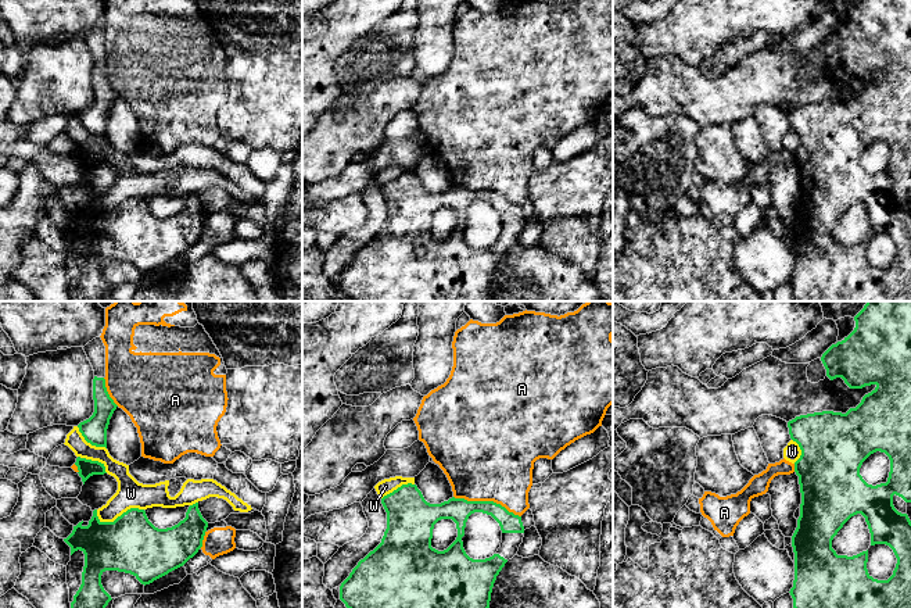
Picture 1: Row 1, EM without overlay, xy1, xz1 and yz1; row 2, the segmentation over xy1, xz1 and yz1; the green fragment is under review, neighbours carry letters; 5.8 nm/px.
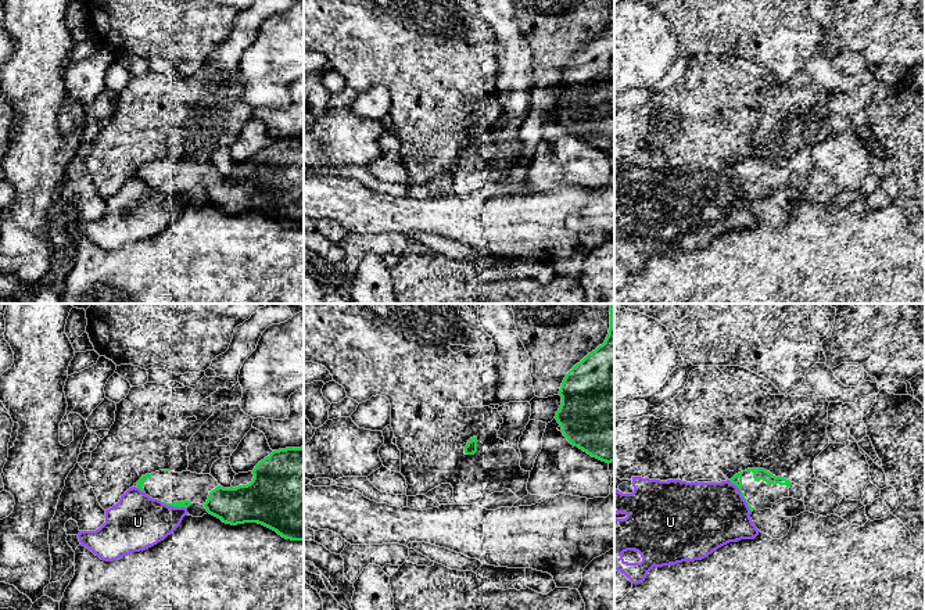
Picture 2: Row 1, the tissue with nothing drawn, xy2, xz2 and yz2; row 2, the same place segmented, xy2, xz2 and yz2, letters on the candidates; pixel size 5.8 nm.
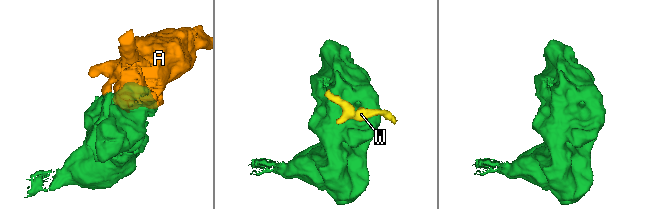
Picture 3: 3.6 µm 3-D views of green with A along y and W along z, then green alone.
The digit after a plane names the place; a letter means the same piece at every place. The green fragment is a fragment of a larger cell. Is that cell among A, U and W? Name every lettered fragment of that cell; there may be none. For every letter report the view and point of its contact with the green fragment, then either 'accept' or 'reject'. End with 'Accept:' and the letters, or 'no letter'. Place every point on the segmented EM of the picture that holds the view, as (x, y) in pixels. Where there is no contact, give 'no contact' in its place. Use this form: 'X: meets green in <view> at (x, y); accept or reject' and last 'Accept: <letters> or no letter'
A: meets green in xz1 at (487, 501); reject
U: meets green in yz2 at (742, 495); reject
W: meets green in xy1 at (121, 515); reject
Accept: no letter

